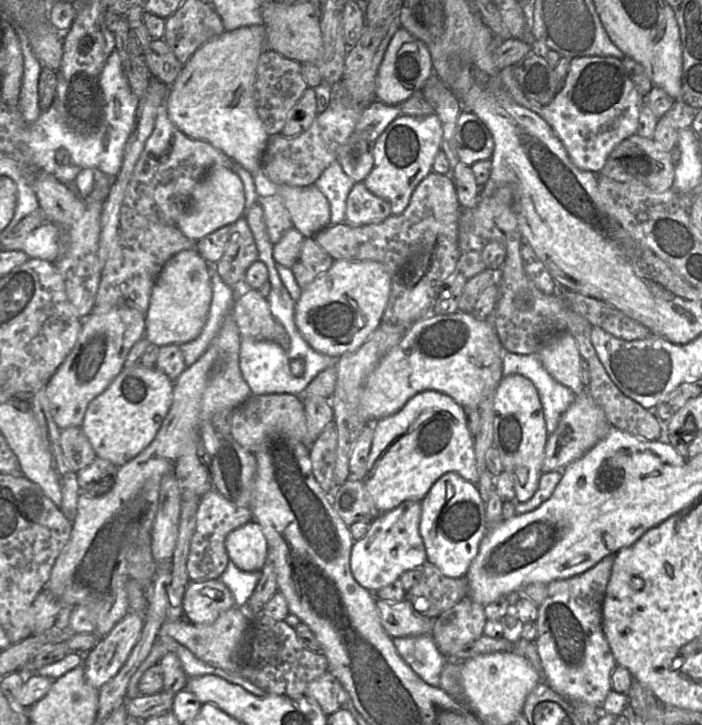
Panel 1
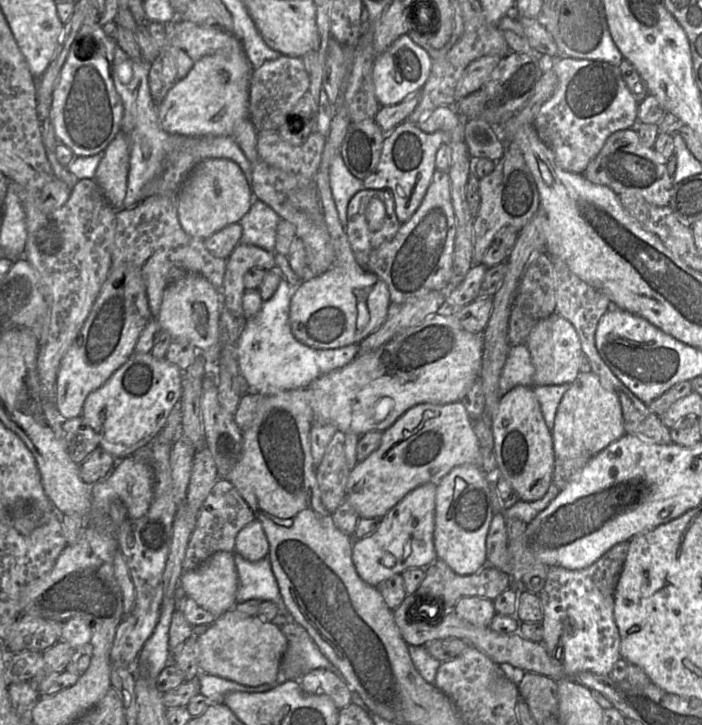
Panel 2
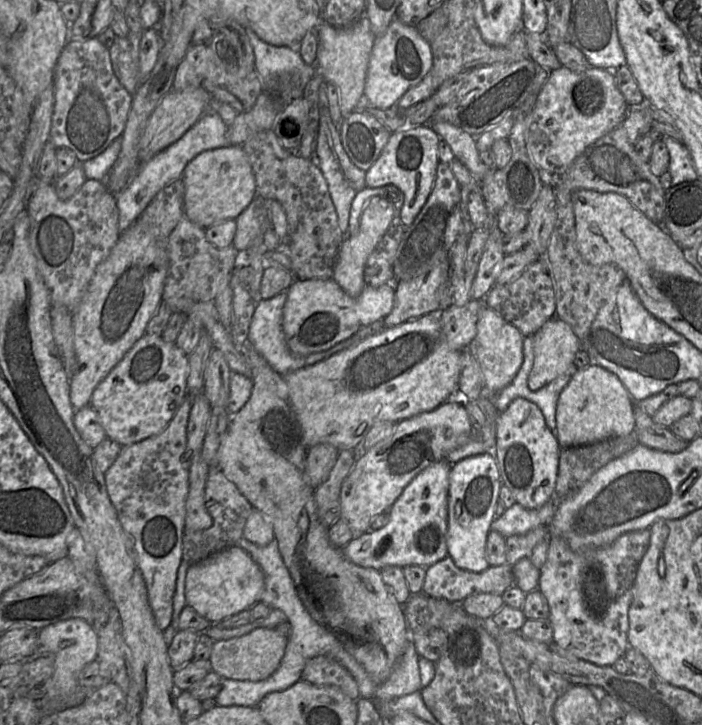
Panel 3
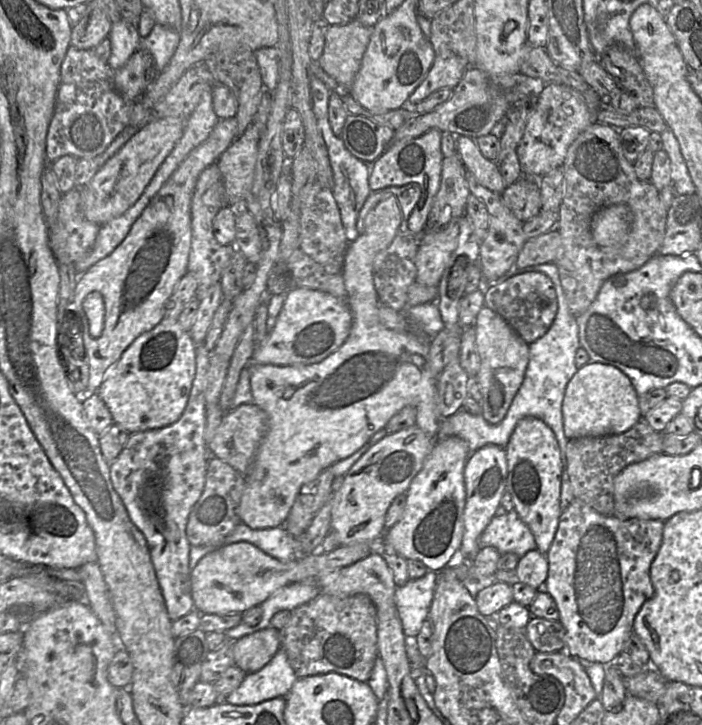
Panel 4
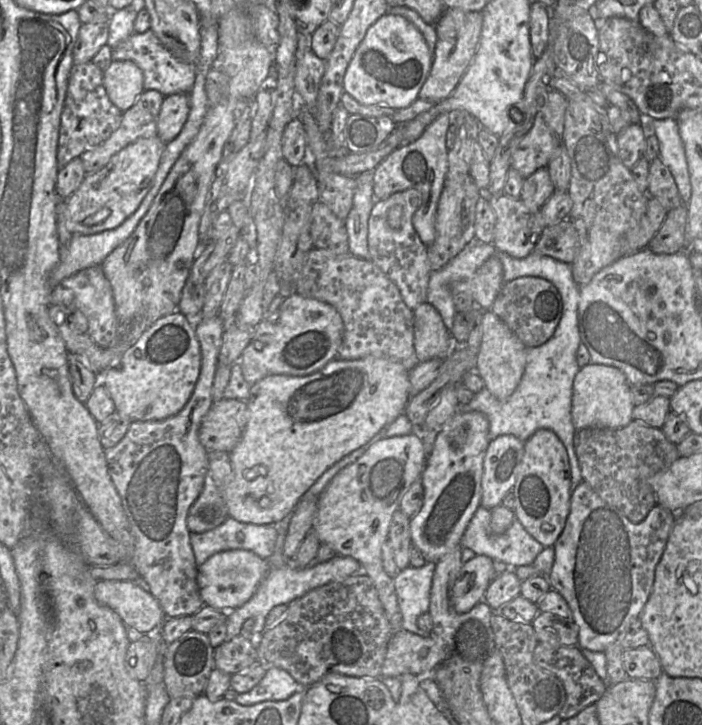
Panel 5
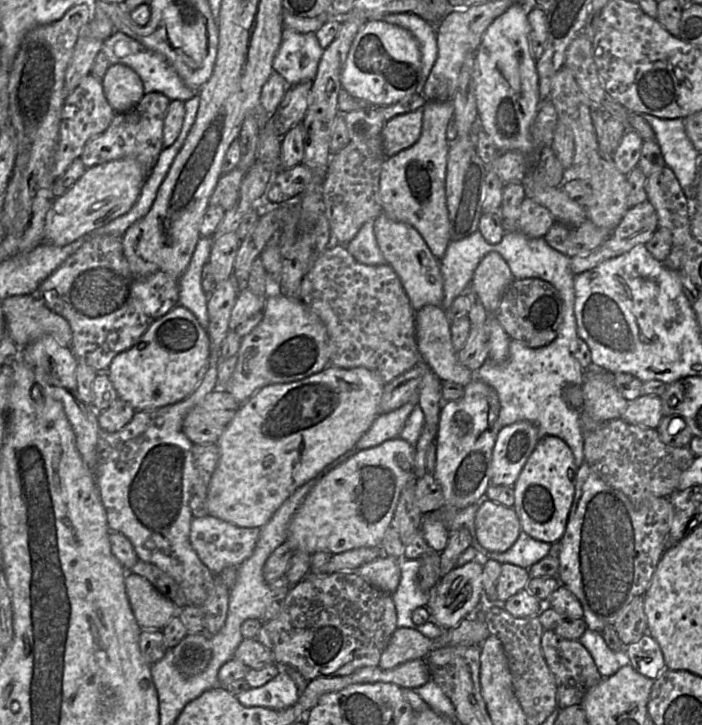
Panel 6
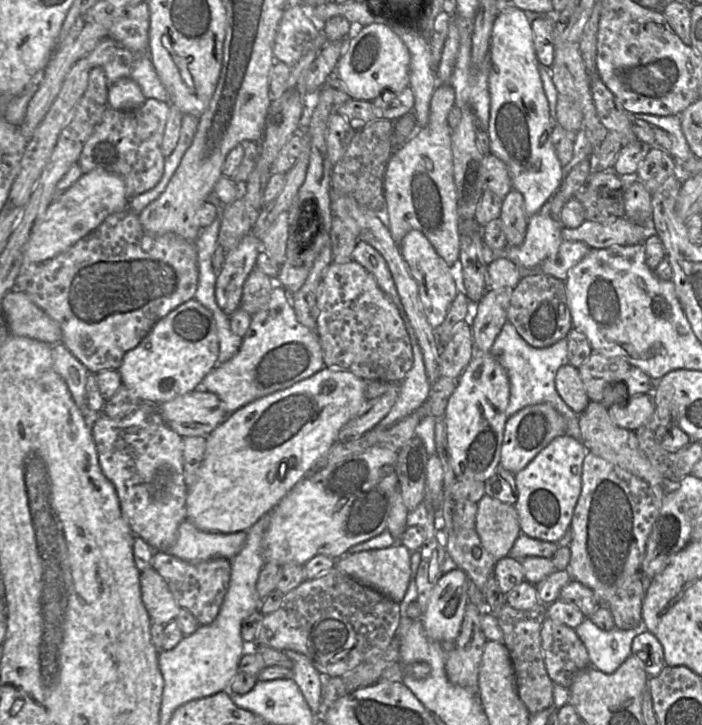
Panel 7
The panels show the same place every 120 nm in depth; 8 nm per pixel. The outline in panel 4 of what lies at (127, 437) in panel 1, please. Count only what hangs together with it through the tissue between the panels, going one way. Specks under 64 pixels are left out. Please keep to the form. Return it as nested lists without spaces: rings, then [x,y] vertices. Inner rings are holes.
[[[161,321],[130,344],[108,371],[97,393],[109,409],[113,423],[129,434],[160,429],[173,424],[182,415],[189,398],[195,372],[196,345],[189,330],[185,331],[177,321]]]

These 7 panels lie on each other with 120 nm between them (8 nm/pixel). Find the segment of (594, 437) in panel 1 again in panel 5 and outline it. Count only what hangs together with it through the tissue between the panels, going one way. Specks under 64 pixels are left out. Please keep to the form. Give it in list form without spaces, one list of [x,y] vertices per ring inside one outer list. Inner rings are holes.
[[[588,363],[580,368],[573,382],[572,422],[576,430],[583,428],[619,429],[632,420],[634,408],[631,385],[625,374],[614,366]]]

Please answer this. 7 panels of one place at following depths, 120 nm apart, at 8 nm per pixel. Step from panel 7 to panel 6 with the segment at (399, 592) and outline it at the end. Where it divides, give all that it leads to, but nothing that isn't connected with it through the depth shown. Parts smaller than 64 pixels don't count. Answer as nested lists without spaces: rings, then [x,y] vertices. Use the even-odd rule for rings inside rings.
[[[384,555],[363,564],[355,573],[372,586],[392,594],[400,580],[401,558]]]

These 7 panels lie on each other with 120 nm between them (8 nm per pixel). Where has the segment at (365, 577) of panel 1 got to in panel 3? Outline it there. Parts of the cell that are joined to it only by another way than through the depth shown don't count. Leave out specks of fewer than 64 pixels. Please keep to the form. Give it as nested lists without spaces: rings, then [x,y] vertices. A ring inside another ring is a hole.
[[[446,460],[431,464],[420,472],[390,507],[389,522],[376,531],[352,538],[341,550],[361,567],[381,570],[385,566],[429,567],[448,556],[448,492],[451,464]]]

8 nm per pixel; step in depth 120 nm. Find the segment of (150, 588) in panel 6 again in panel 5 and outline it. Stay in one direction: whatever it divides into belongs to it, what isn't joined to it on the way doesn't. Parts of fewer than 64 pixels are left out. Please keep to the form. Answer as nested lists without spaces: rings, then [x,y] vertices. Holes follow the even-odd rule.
[[[129,580],[98,581],[94,586],[96,600],[115,611],[124,624],[138,633],[160,630],[167,619],[158,600],[141,583]]]

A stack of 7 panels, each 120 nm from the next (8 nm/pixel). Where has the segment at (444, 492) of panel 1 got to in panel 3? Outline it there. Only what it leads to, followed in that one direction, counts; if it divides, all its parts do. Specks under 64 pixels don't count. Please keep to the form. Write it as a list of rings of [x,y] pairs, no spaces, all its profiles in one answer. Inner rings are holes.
[[[483,453],[467,457],[452,464],[449,474],[447,552],[454,564],[461,569],[482,572],[490,565],[485,556],[485,546],[491,524],[495,519],[495,506],[499,498],[502,480],[495,455]]]

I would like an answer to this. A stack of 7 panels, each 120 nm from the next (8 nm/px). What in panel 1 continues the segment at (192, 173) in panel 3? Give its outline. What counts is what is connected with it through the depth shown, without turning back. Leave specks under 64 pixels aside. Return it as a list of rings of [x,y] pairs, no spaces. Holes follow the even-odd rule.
[[[223,166],[211,168],[195,186],[187,210],[177,221],[188,238],[198,241],[215,230],[234,224],[245,210],[245,190],[239,175]]]

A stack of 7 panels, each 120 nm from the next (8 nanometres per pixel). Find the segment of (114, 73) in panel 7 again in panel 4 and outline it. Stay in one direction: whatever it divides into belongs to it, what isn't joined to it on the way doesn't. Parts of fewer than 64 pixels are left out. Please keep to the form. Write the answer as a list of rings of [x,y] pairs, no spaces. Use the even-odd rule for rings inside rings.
[[[156,23],[148,36],[141,38],[139,48],[147,50],[153,57],[156,72],[161,72],[169,63],[179,43],[179,30]]]

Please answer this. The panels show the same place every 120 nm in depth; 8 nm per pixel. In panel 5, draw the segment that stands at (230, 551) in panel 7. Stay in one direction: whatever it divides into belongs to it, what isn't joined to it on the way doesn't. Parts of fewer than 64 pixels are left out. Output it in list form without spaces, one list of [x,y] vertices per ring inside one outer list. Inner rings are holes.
[[[229,517],[215,529],[190,533],[190,539],[196,564],[200,566],[215,553],[234,549],[248,550],[268,559],[277,535],[275,524],[242,523]]]

